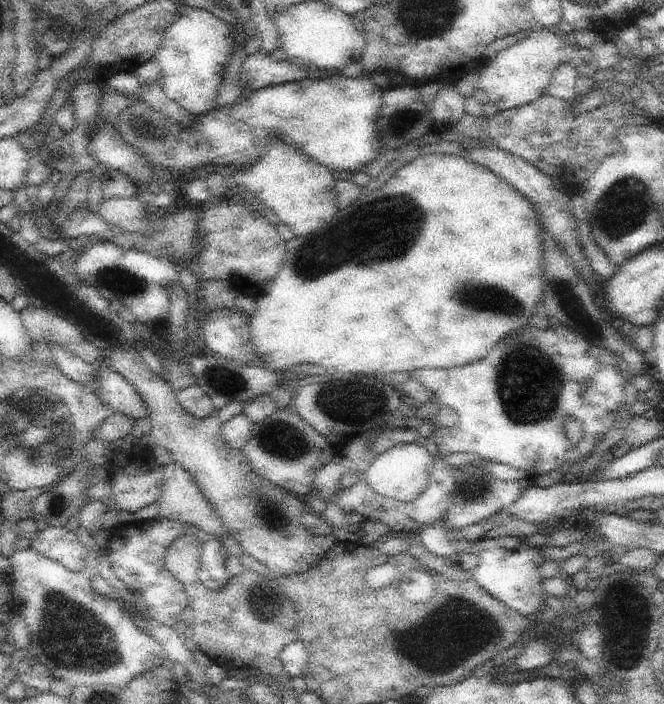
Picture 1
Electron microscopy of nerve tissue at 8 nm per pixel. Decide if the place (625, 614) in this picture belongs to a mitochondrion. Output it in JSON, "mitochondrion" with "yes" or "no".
{"mitochondrion":"yes"}

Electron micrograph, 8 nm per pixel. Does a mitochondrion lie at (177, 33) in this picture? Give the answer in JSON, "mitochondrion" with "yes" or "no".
{"mitochondrion":"no"}

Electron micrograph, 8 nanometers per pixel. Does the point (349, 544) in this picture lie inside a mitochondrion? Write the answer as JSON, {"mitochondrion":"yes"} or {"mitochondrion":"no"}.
{"mitochondrion":"no"}

